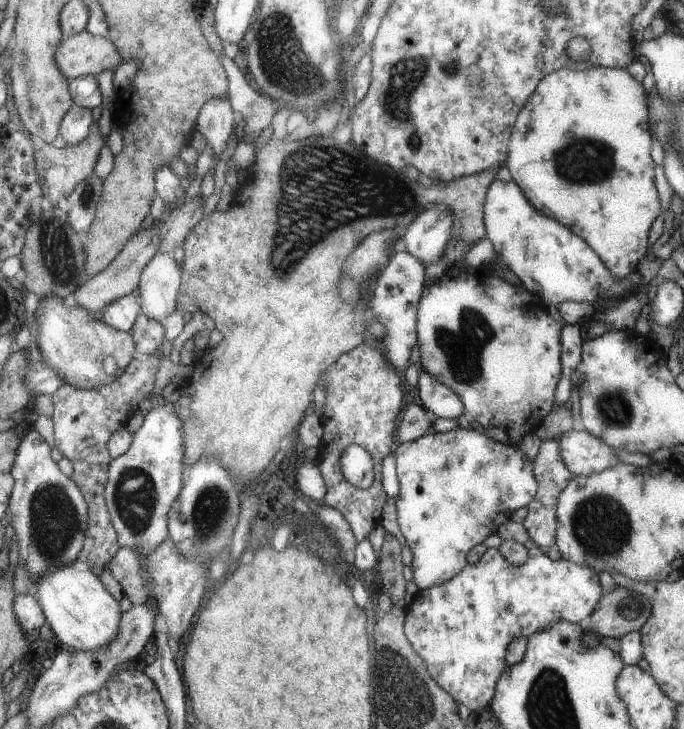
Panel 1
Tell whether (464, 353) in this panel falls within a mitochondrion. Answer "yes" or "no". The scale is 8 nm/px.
yes

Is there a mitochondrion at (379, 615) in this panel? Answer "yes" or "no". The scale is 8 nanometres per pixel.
no

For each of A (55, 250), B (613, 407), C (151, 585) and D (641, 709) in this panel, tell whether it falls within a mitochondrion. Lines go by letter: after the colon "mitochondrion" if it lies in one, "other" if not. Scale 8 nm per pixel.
A: mitochondrion
B: mitochondrion
C: other
D: other

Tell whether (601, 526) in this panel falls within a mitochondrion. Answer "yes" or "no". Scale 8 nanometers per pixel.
yes

